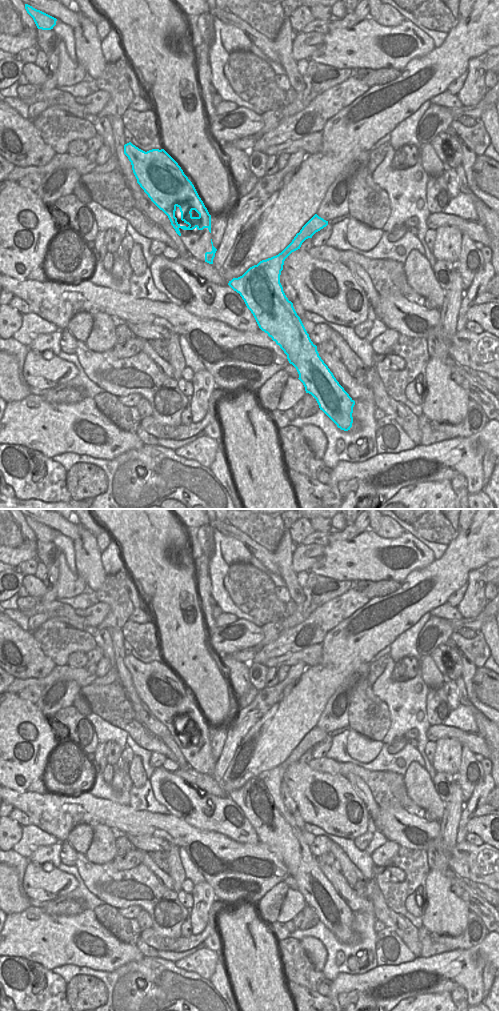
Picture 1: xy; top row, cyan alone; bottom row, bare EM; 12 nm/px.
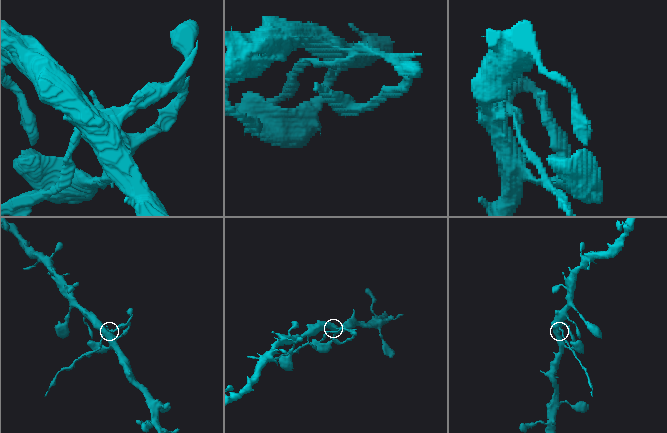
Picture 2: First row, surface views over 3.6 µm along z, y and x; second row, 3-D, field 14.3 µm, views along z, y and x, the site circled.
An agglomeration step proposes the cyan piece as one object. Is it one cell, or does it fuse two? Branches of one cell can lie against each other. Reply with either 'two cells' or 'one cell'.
two cells

